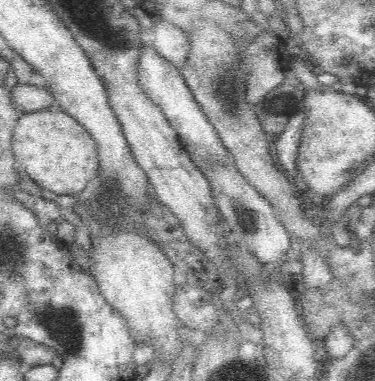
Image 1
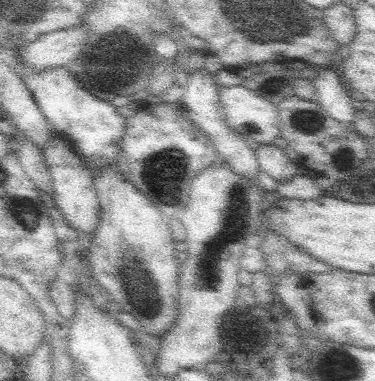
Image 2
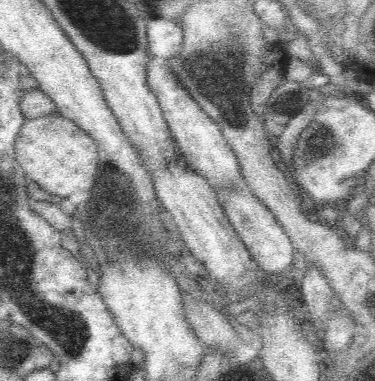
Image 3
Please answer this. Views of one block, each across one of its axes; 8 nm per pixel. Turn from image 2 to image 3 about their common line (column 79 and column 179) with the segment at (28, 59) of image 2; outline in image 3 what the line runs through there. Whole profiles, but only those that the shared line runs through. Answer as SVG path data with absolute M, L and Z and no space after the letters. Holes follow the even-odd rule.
M152 16L152 20L148 22L148 56L166 62L170 56L174 58L182 52L182 42L182 24L174 24L164 18Z

